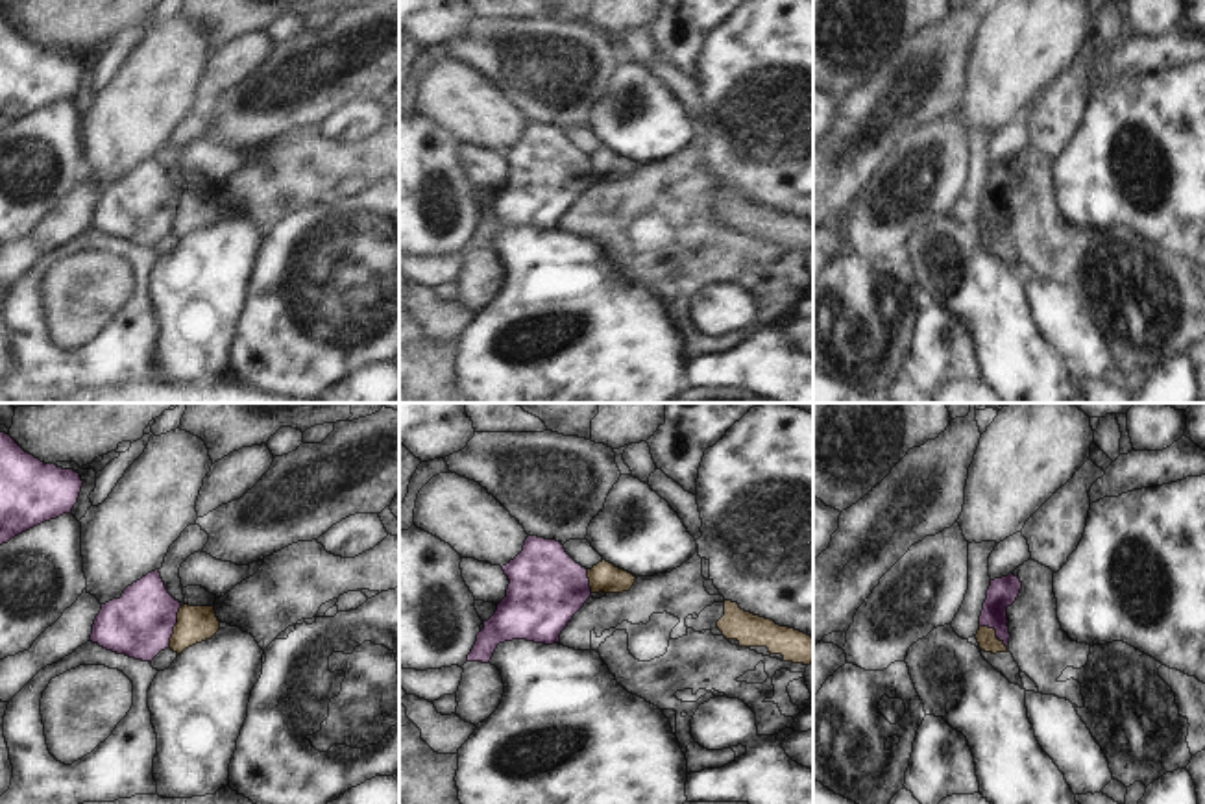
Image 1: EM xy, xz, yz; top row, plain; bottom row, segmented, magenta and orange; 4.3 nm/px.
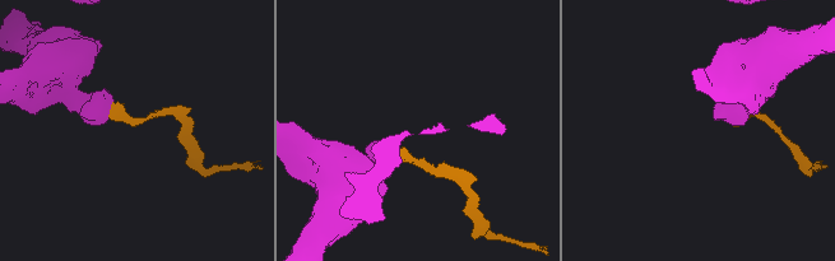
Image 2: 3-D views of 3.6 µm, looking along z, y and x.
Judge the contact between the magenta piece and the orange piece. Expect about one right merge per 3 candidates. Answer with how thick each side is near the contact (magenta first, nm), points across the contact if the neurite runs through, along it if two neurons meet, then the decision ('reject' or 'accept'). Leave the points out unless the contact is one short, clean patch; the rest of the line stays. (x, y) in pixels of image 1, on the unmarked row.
calibres 280 and 160 nm; border xy (182, 193), (169, 231); reject

